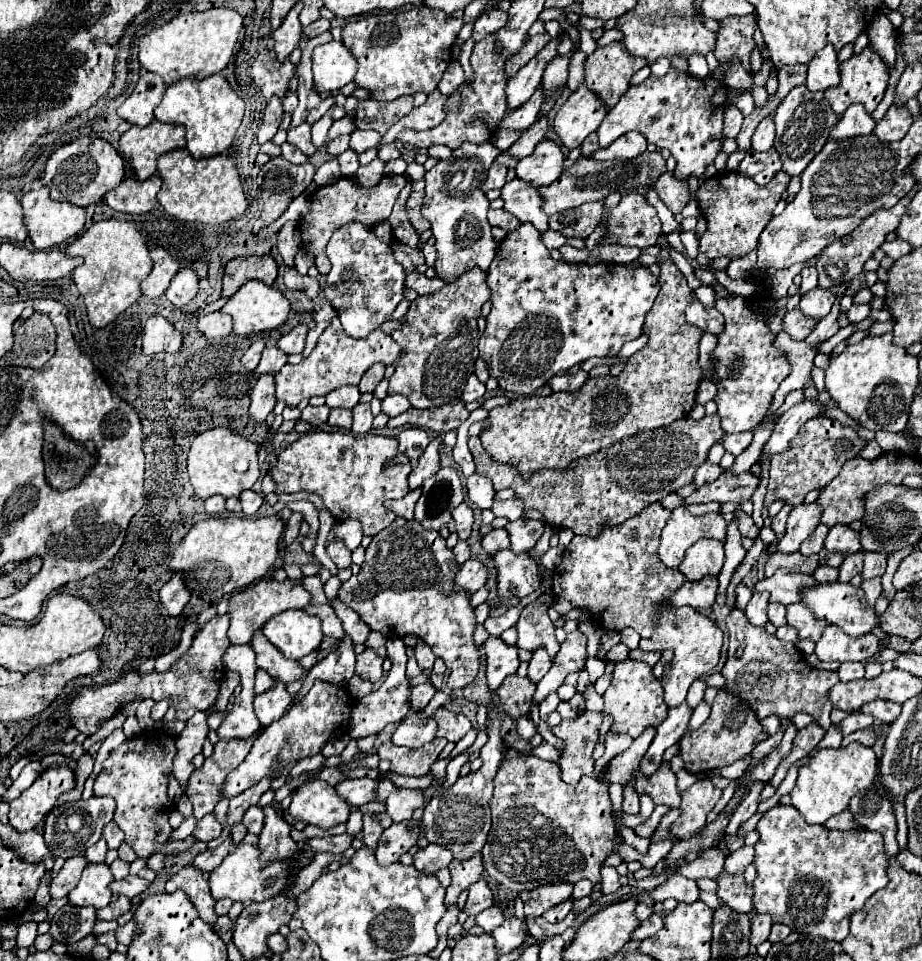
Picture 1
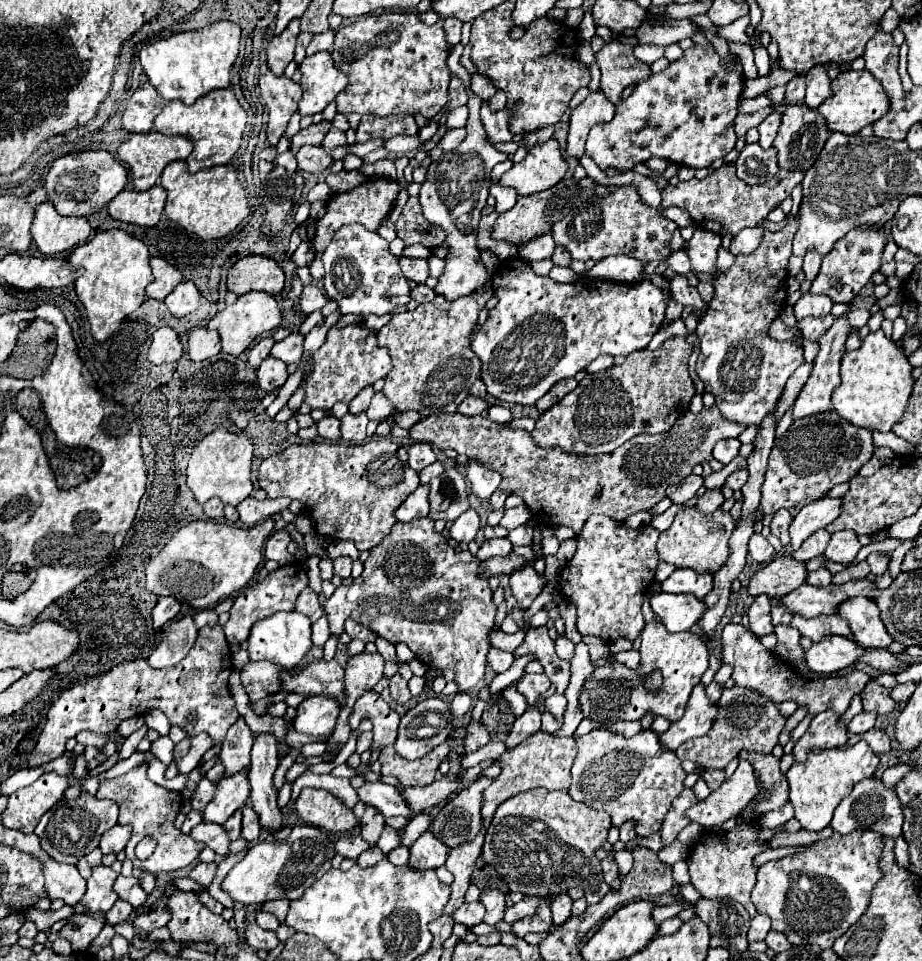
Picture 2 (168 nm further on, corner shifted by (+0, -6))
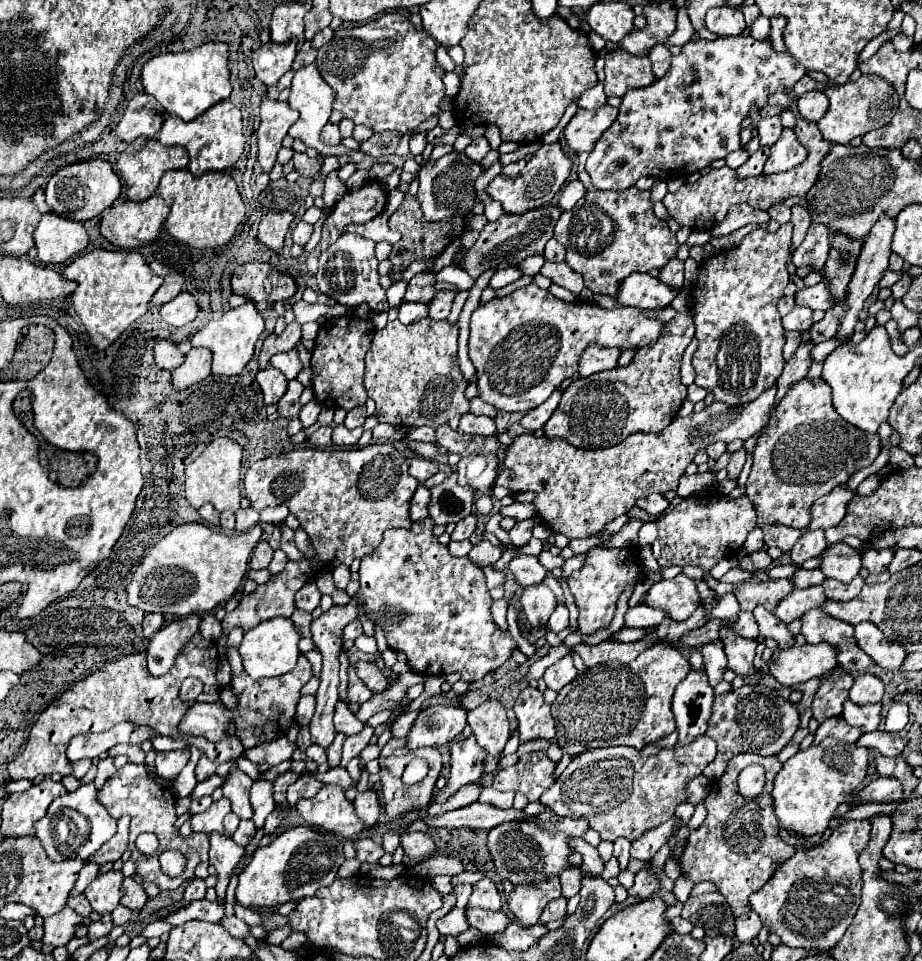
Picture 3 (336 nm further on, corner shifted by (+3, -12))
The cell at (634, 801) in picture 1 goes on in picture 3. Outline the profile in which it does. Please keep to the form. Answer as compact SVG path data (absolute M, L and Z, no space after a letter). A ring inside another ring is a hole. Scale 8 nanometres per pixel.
M616 839L614 841L614 855L618 857L620 861L620 869L624 871L626 865L628 865L628 859L630 859L630 841L628 839Z

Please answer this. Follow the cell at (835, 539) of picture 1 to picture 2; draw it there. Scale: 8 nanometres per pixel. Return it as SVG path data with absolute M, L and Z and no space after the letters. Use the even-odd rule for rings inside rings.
M837 531L831 535L831 541L825 549L825 557L835 561L835 563L843 563L843 565L849 565L853 563L853 559L857 557L861 545L859 545L859 539L855 533L849 533L849 531Z

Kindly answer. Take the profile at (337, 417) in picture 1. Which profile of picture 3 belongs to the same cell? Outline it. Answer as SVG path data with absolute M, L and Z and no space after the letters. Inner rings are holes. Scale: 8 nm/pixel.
M320 427L316 433L312 433L308 437L308 443L312 447L318 447L318 449L330 447L332 445L332 427Z

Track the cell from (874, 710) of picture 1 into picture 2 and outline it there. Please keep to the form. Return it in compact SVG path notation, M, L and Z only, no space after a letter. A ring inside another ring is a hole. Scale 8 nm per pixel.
M869 681L865 689L861 691L861 703L863 711L875 711L877 715L889 715L895 707L895 701L891 699L891 689L885 689L877 685L877 681Z

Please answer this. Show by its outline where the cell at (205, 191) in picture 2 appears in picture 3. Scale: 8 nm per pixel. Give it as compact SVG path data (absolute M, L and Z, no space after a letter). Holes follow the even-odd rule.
M172 169L162 175L158 193L170 207L164 227L172 237L190 247L208 249L226 245L246 215L236 181L224 171L206 171L204 175L194 177L188 169Z

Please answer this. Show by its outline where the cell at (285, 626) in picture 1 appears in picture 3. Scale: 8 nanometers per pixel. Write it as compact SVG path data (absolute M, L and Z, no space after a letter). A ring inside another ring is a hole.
M274 617L270 621L262 621L260 625L256 625L254 629L244 633L244 639L238 647L240 657L242 657L242 665L244 671L252 677L252 679L262 679L262 677L278 677L284 673L290 673L298 661L300 649L298 649L298 641L300 641L300 631L294 625L292 619L286 617Z

